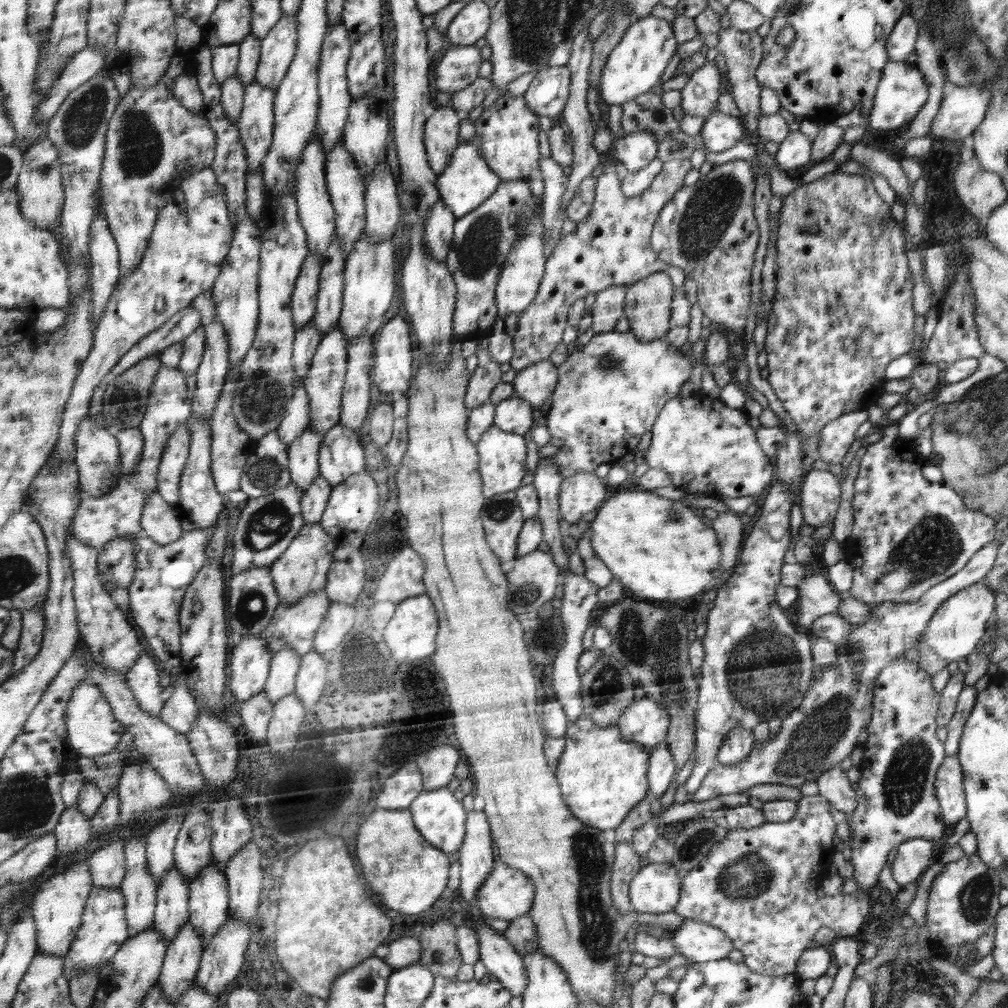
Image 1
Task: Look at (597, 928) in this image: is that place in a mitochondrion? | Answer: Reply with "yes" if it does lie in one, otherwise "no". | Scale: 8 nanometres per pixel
yes

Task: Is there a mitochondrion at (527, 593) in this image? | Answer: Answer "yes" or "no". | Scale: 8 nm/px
yes

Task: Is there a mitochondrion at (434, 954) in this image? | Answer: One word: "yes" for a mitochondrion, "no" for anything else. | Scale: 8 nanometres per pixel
yes

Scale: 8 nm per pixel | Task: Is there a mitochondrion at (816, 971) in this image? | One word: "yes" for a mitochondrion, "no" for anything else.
no

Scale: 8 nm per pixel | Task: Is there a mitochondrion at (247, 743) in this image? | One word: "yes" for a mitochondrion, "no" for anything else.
no

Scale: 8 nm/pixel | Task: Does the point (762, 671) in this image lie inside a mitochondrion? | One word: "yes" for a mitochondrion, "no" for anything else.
yes

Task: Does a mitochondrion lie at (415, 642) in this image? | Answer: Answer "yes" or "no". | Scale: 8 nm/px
no

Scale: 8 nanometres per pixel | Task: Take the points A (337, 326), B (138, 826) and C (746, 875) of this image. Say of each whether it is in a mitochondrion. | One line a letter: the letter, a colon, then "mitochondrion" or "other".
A: other
B: other
C: mitochondrion

